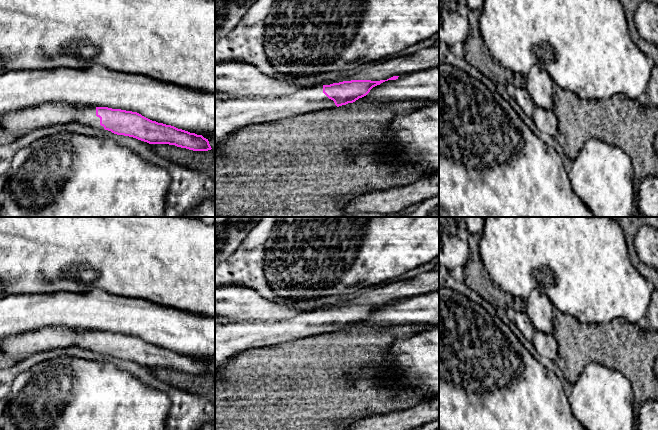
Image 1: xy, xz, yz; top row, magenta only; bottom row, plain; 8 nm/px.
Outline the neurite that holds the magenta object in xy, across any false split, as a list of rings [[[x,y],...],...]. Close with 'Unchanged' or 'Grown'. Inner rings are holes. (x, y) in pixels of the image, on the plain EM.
[[[108,331],[81,332],[74,338],[70,346],[79,347],[96,353],[105,353],[114,358],[133,361],[149,368],[169,368],[193,375],[208,375],[212,373],[208,363],[204,362],[202,359],[197,359],[171,349],[152,345],[141,338],[132,335]]]. Grown

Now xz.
[[[398,301],[305,311],[287,320],[236,320],[215,315],[215,363],[221,364],[233,355],[255,347],[271,346],[353,327],[366,320],[373,311]]]. Grown

